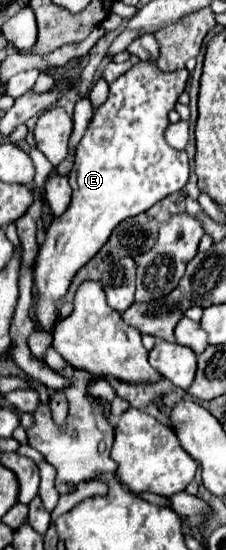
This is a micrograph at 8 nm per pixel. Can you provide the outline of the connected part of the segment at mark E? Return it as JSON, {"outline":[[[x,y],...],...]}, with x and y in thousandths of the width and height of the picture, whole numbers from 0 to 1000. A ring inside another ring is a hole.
{"outline":[[[615,113],[580,127],[562,127],[544,138],[527,138],[509,149],[482,153],[482,178],[465,189],[429,200],[429,207],[403,215],[403,225],[367,247],[367,255],[341,265],[332,298],[314,313],[323,331],[323,364],[288,389],[235,400],[235,407],[208,418],[208,433],[173,455],[164,465],[164,487],[155,487],[155,513],[173,527],[173,553],[164,553],[164,596],[199,604],[235,604],[235,593],[252,585],[252,545],[270,545],[341,498],[341,491],[385,480],[438,451],[473,440],[500,415],[580,393],[606,393],[642,382],[659,382],[677,371],[721,364],[730,356],[801,345],[827,335],[836,324],[836,295],[827,280],[801,273],[757,269],[721,240],[748,229],[748,200],[765,200],[792,171],[819,164],[836,131],[783,127],[783,131],[712,131],[686,113]]]}

